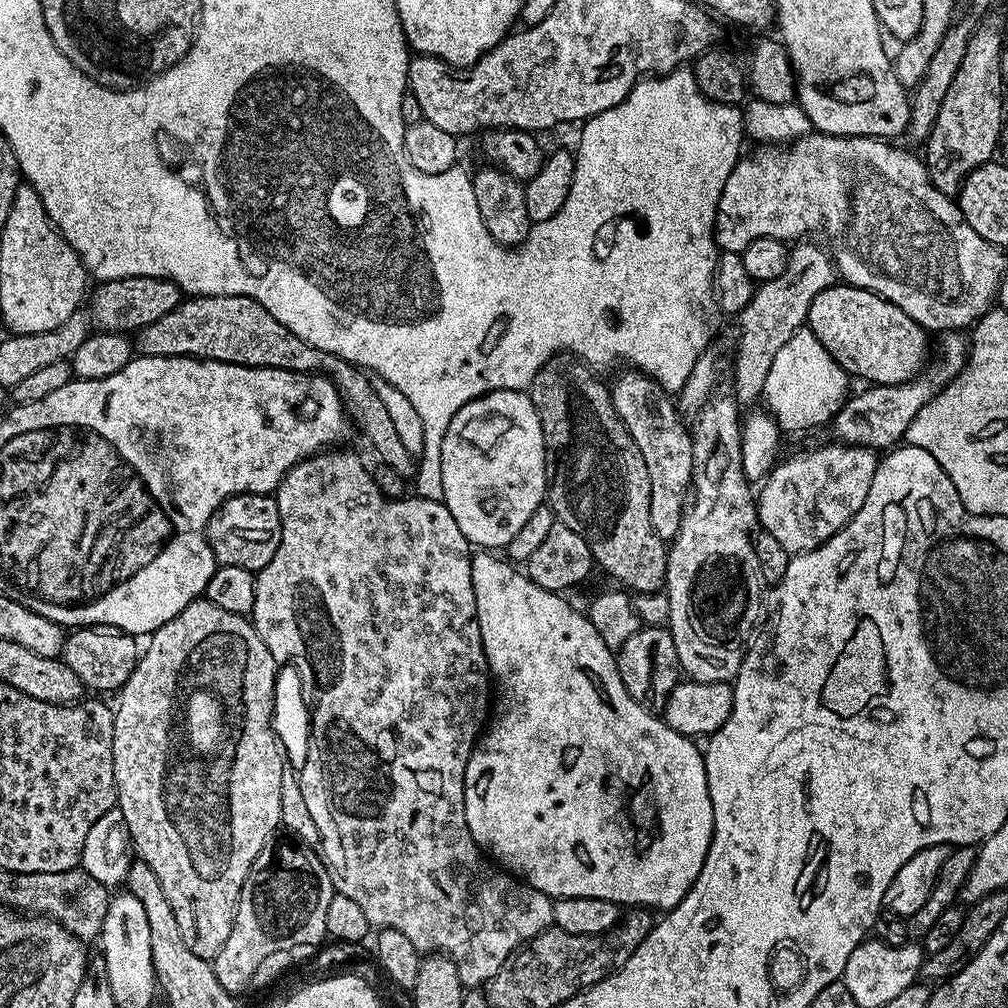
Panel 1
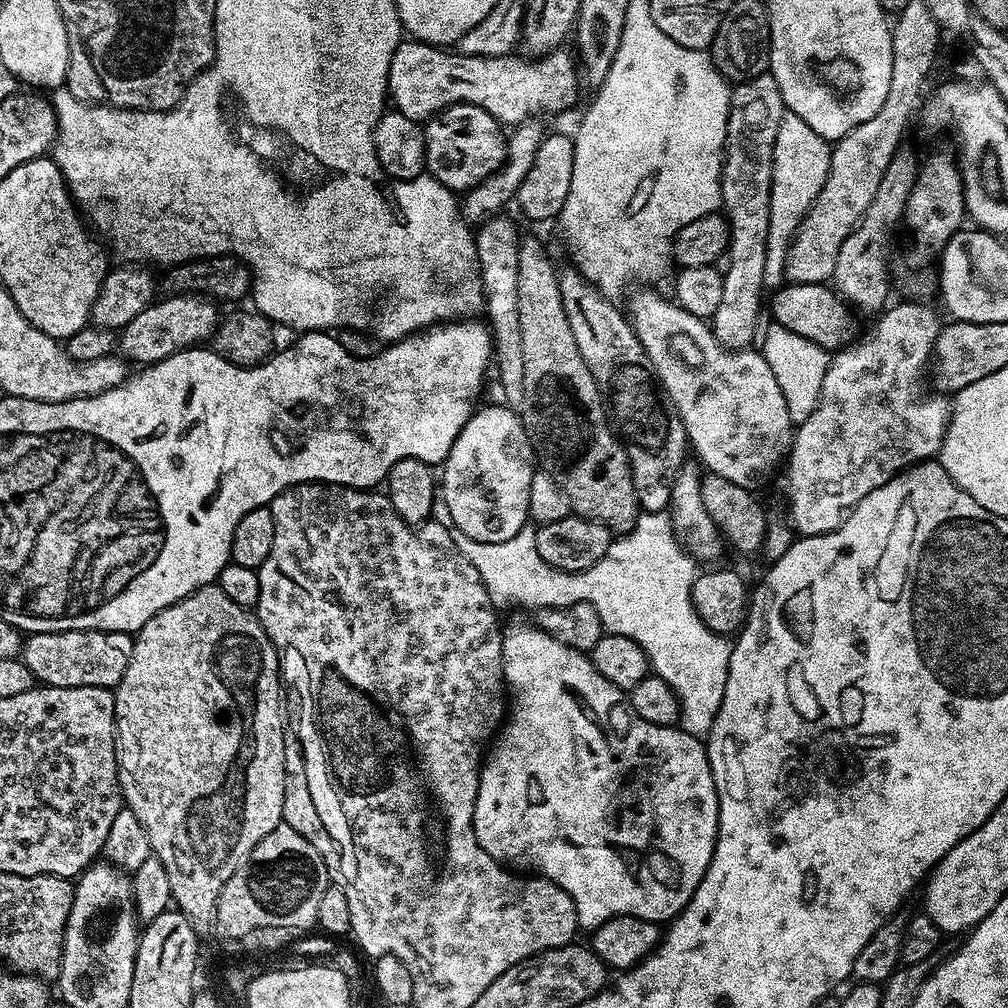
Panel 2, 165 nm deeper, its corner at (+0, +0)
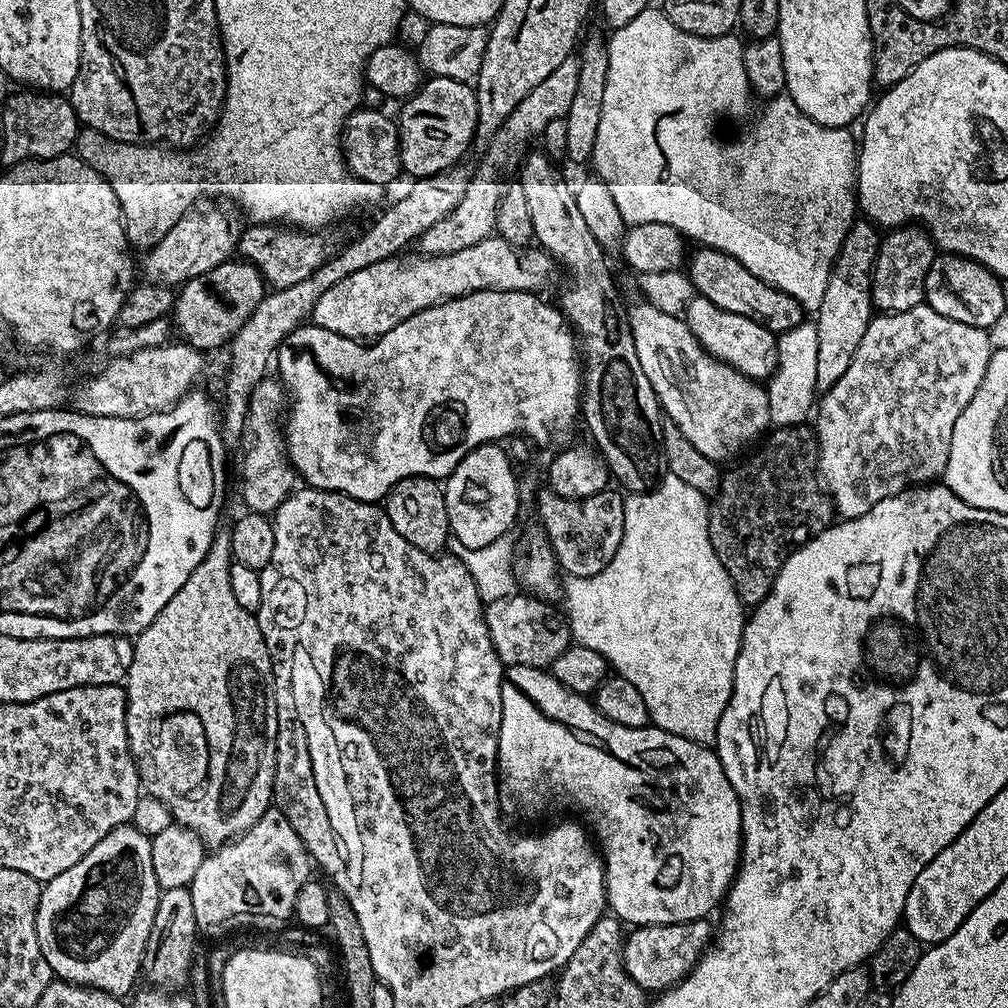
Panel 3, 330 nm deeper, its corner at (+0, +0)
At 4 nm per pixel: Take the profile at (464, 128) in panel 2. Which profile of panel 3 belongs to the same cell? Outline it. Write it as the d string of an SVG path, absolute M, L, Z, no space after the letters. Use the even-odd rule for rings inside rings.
M434 76L425 79L414 95L403 101L400 130L400 166L412 178L436 176L456 166L469 155L478 126L478 103L471 83Z

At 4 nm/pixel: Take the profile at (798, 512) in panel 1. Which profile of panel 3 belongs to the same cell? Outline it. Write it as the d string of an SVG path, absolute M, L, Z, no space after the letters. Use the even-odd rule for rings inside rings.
M928 303L901 312L873 315L854 354L854 362L850 362L846 374L819 397L814 412L814 431L820 443L818 476L832 497L835 511L843 519L858 518L888 496L943 477L950 458L954 422L958 422L970 398L978 394L982 378L986 378L986 366L994 351L994 343L988 335L978 326L942 317Z

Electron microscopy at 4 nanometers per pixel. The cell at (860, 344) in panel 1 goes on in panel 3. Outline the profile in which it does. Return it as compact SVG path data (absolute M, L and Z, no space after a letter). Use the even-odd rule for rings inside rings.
M703 246L695 250L697 252L693 256L691 253L687 261L686 271L697 293L709 299L714 306L729 311L730 314L738 314L752 322L760 323L775 334L805 323L806 310L794 297L762 282L762 278L754 278L754 274L750 274L750 270L742 266L742 262L730 258L730 254Z

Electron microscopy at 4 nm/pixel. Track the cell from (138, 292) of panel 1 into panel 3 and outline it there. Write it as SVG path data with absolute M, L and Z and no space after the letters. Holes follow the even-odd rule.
M249 223L241 231L236 252L260 271L265 285L275 290L295 286L310 277L318 267L333 255L334 248L320 230L312 231L286 224Z

